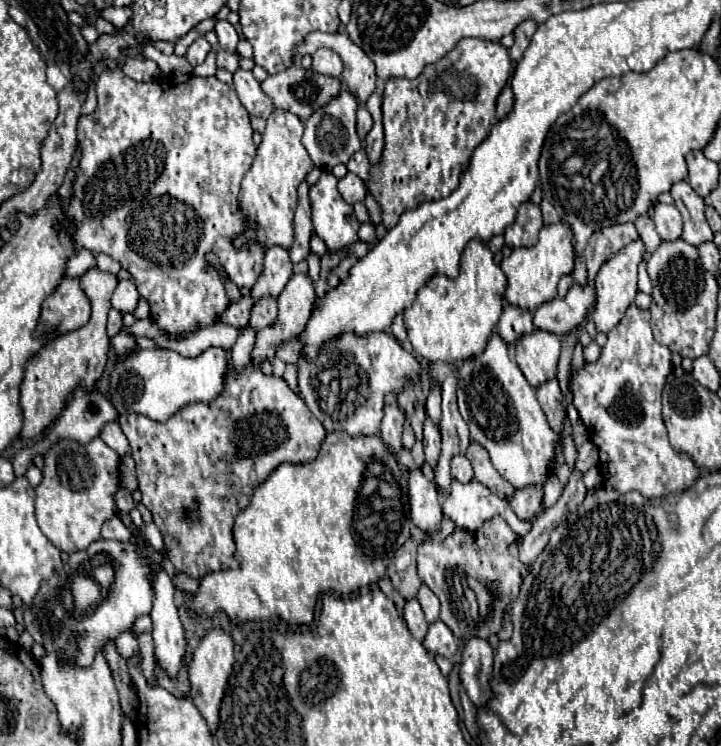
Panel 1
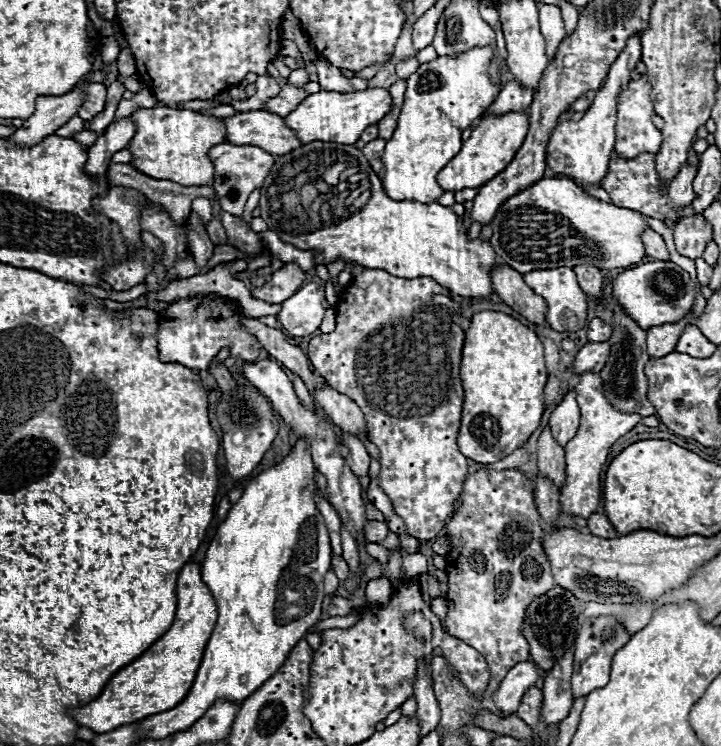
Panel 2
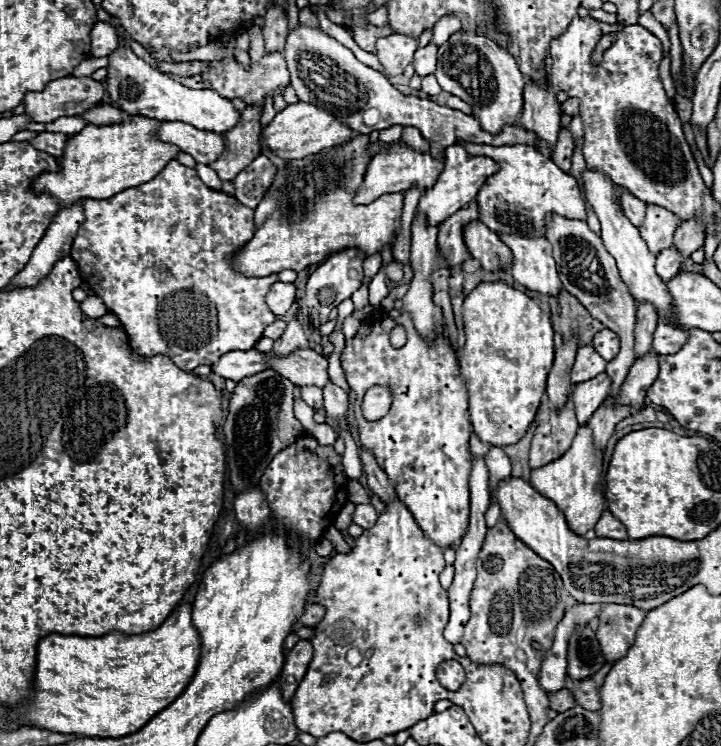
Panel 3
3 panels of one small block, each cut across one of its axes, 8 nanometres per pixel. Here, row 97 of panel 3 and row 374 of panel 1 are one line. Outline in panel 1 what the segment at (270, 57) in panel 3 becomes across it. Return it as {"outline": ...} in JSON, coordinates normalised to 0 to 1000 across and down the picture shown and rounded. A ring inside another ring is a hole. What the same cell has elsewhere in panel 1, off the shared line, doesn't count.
{"outline":[[[350,485],[341,488],[341,493],[333,499],[325,499],[319,493],[313,496],[311,523],[305,525],[302,534],[297,534],[288,542],[258,544],[227,568],[211,566],[208,560],[186,552],[169,555],[164,566],[183,601],[183,614],[189,619],[189,633],[191,633],[191,646],[197,660],[197,676],[211,686],[214,702],[225,713],[233,751],[241,756],[247,767],[266,769],[266,775],[283,775],[286,769],[291,769],[291,759],[297,756],[302,756],[308,764],[313,764],[319,756],[325,756],[325,761],[333,761],[333,753],[325,745],[327,732],[322,718],[322,702],[325,702],[325,692],[336,684],[333,678],[336,662],[347,660],[352,649],[366,646],[374,638],[374,633],[380,633],[383,625],[391,619],[413,622],[413,619],[436,617],[452,584],[447,568],[438,563],[438,558],[433,558],[430,547],[397,515],[397,509],[380,501],[369,504]],[[316,614],[352,614],[347,619],[350,630],[327,633],[322,630],[322,617]],[[350,633],[355,643],[347,641]],[[266,684],[275,684],[272,697],[264,694]]]}

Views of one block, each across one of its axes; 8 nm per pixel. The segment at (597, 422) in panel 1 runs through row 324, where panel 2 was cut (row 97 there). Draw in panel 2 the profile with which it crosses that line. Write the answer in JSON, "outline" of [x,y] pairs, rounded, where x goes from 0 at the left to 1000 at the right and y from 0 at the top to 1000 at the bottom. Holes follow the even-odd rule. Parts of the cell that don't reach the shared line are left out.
{"outline":[[[890,99],[885,107],[874,107],[868,118],[857,126],[857,161],[854,161],[854,204],[874,214],[882,212],[890,204],[899,206],[913,206],[918,196],[918,177],[904,166],[907,155],[907,142],[902,134],[902,121],[904,113],[896,99]]]}

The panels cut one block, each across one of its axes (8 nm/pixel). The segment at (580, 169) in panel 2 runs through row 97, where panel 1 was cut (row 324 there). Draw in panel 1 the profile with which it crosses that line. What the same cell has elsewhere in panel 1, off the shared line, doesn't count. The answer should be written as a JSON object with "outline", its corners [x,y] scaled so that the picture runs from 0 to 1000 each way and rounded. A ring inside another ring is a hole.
{"outline":[[[885,319],[877,327],[860,332],[860,338],[854,338],[854,343],[840,349],[838,357],[832,359],[832,365],[827,370],[827,410],[821,416],[821,429],[832,445],[846,445],[865,426],[871,408],[879,405],[879,399],[885,394],[885,383],[882,383],[885,354],[890,351],[893,338],[896,338],[893,324],[890,324],[890,319]]]}

